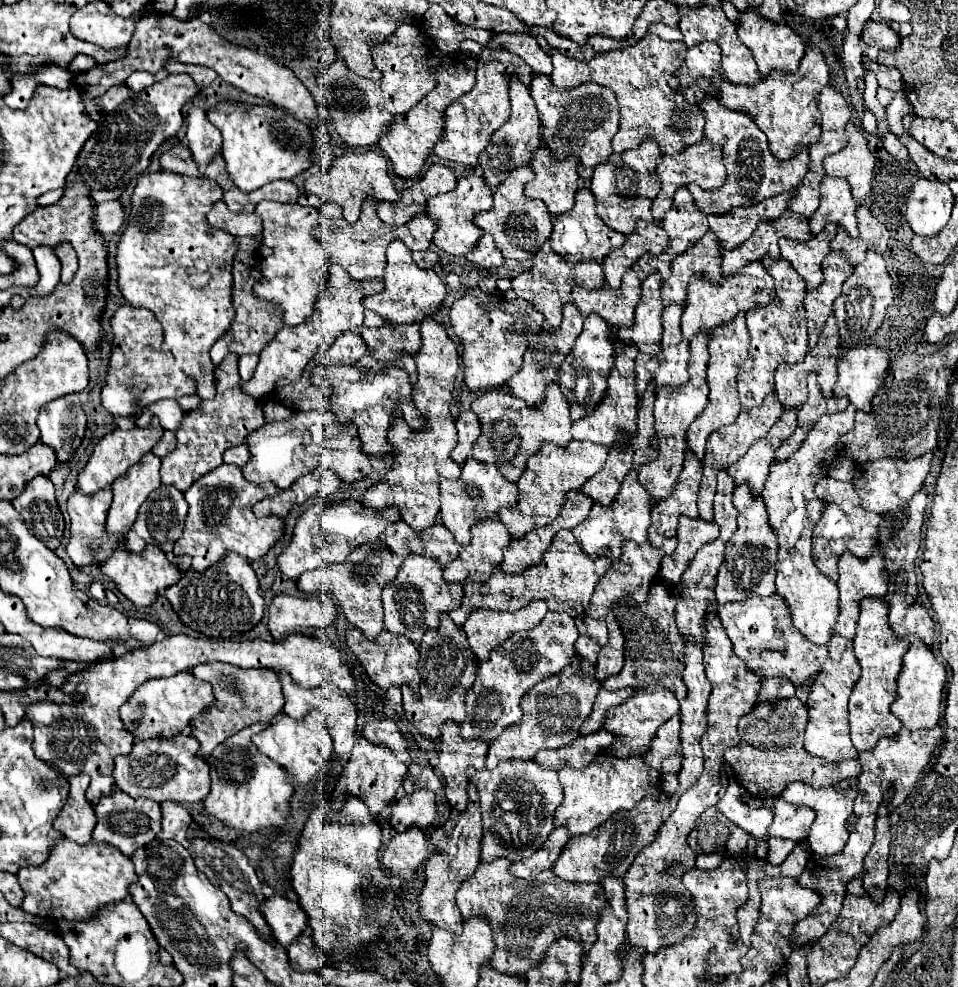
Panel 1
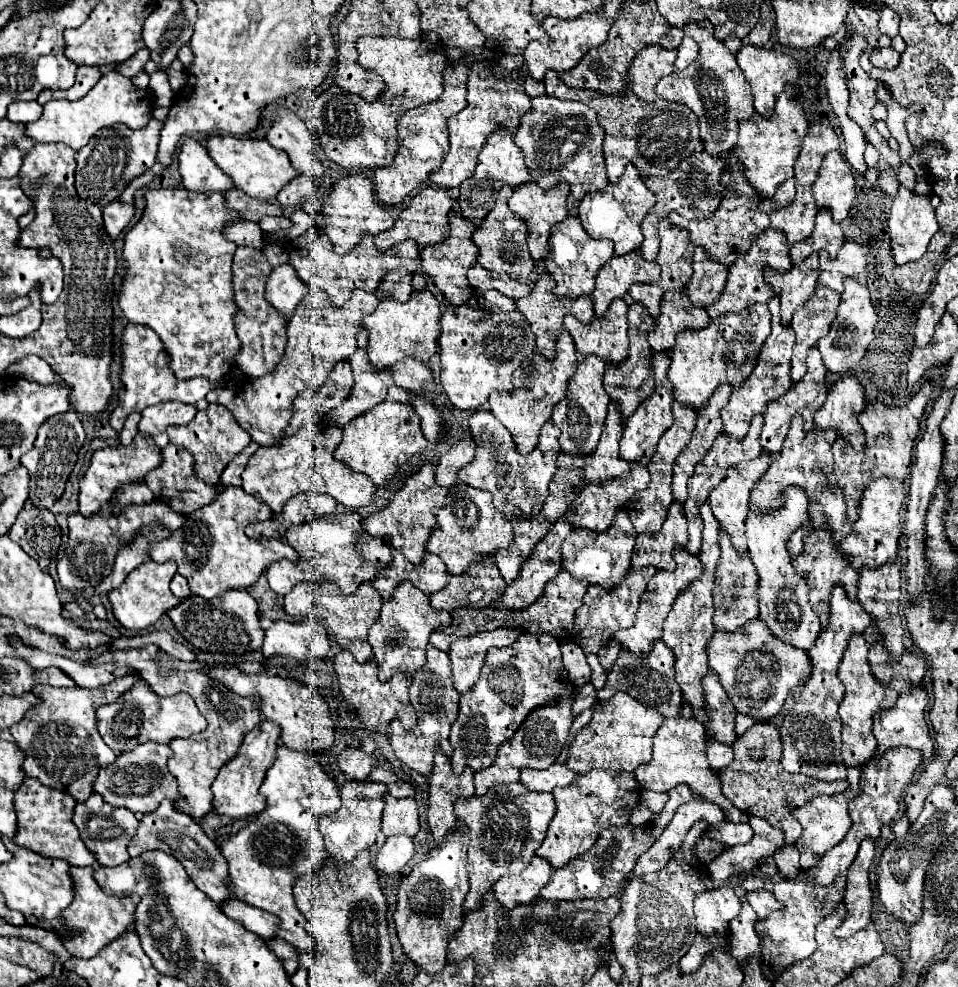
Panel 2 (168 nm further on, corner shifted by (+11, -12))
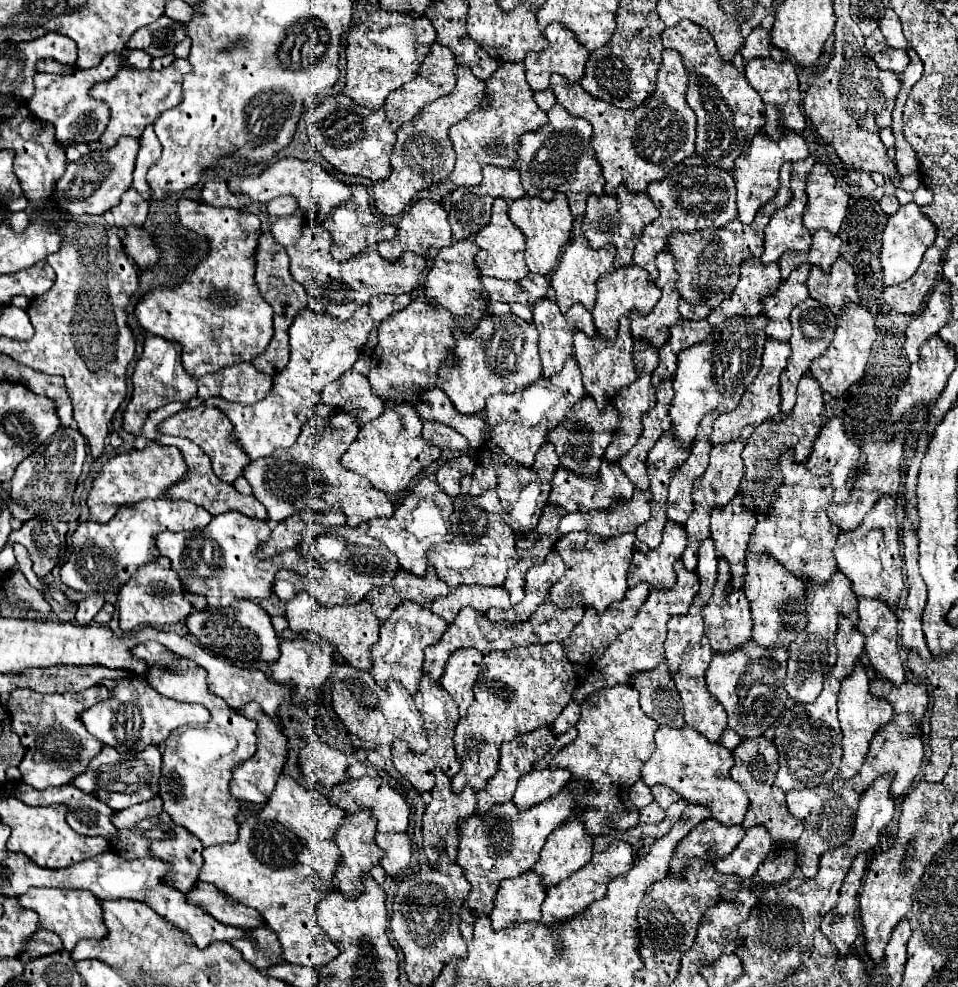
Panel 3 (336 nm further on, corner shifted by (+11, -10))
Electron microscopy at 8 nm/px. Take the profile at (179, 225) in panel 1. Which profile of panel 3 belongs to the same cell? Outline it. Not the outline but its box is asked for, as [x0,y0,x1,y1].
[135,200,273,376]

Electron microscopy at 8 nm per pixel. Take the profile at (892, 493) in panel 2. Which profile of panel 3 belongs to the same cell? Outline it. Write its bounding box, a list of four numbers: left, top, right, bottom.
[835,496,903,612]

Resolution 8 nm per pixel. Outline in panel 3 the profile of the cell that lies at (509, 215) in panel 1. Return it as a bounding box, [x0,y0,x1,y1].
[475,198,529,280]

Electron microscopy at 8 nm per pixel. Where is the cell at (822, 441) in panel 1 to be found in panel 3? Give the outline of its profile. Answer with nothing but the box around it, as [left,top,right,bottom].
[745,554,805,646]

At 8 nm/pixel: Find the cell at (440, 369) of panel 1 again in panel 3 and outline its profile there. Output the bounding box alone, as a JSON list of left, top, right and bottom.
[367,478,453,576]

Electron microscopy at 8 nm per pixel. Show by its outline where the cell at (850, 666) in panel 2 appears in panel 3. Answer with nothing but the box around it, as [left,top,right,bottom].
[837,664,893,780]

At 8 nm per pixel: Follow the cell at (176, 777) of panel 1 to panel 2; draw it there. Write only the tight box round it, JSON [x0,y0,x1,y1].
[93,742,183,814]

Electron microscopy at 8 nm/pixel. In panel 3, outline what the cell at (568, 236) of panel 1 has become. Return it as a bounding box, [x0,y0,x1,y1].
[551,236,615,314]

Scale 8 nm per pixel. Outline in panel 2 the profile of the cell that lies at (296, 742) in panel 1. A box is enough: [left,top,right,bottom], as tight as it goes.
[221,744,341,954]

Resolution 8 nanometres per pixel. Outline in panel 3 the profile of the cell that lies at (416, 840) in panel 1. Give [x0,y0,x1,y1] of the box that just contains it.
[373,834,413,874]

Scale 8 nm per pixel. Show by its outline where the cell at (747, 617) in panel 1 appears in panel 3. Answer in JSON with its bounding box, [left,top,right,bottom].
[707,640,787,740]

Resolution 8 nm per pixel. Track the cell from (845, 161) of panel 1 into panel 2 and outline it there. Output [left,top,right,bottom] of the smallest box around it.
[813,152,859,224]

